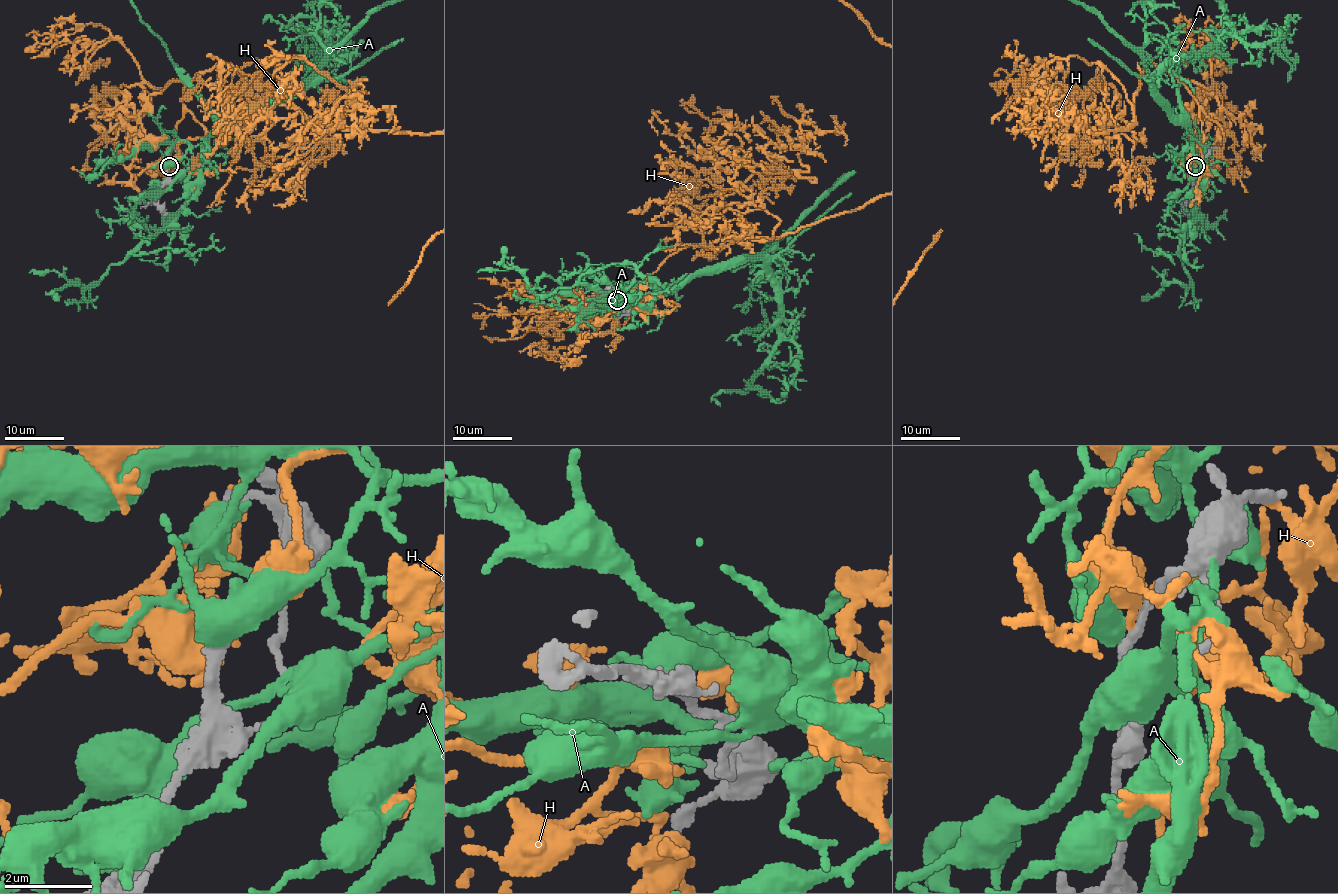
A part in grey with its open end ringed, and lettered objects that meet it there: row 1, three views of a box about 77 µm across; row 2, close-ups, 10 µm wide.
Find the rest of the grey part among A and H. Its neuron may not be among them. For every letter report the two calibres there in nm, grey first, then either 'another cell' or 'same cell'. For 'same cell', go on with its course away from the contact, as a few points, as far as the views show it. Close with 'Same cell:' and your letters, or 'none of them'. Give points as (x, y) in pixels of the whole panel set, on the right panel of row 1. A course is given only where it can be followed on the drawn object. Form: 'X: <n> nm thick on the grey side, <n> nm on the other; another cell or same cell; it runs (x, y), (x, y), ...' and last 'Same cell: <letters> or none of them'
A: 240 nm thick on the grey side, 460 nm on the other; another cell
H: 220 nm thick on the grey side, 400 nm on the other; same cell
Same cell: H

